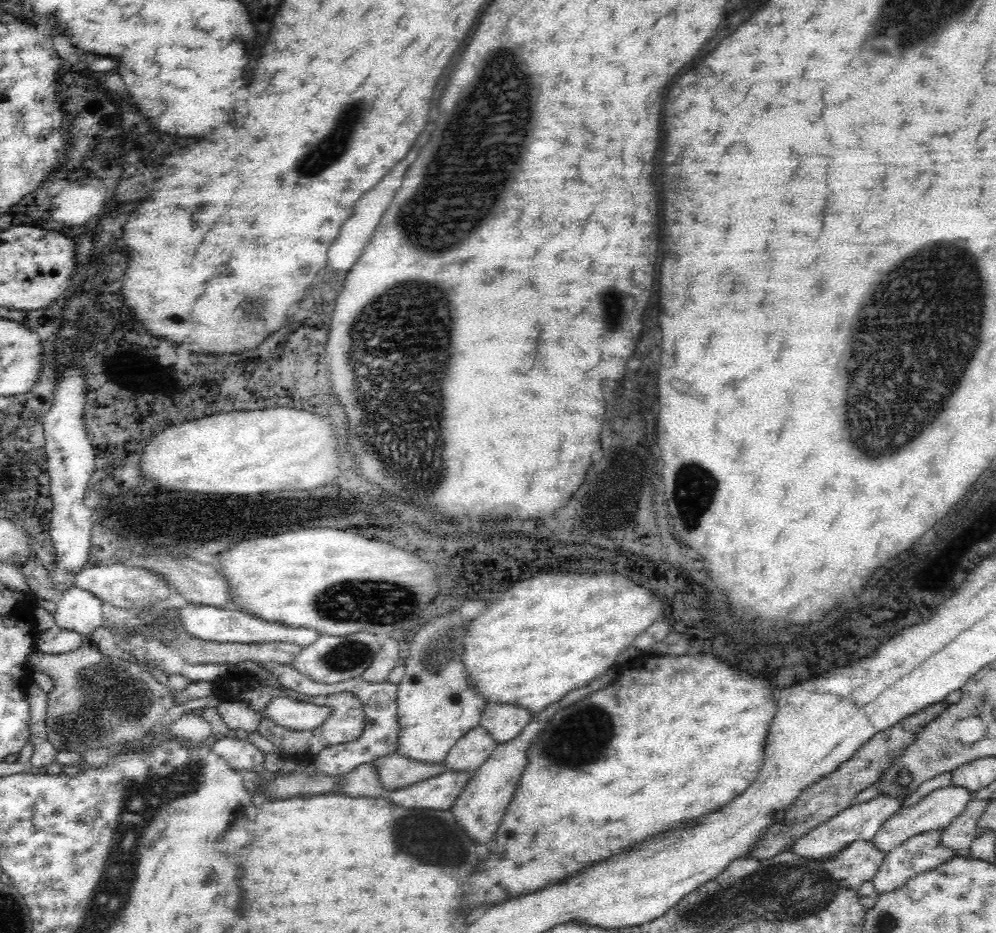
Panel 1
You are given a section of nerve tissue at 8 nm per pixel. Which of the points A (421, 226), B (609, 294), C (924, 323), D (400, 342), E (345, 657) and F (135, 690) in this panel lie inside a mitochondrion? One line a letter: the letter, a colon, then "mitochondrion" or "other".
A: mitochondrion
B: mitochondrion
C: mitochondrion
D: mitochondrion
E: mitochondrion
F: mitochondrion

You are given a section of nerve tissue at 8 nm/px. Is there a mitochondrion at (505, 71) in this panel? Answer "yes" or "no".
yes

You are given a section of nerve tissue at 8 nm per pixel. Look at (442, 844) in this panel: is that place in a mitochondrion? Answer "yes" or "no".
yes

